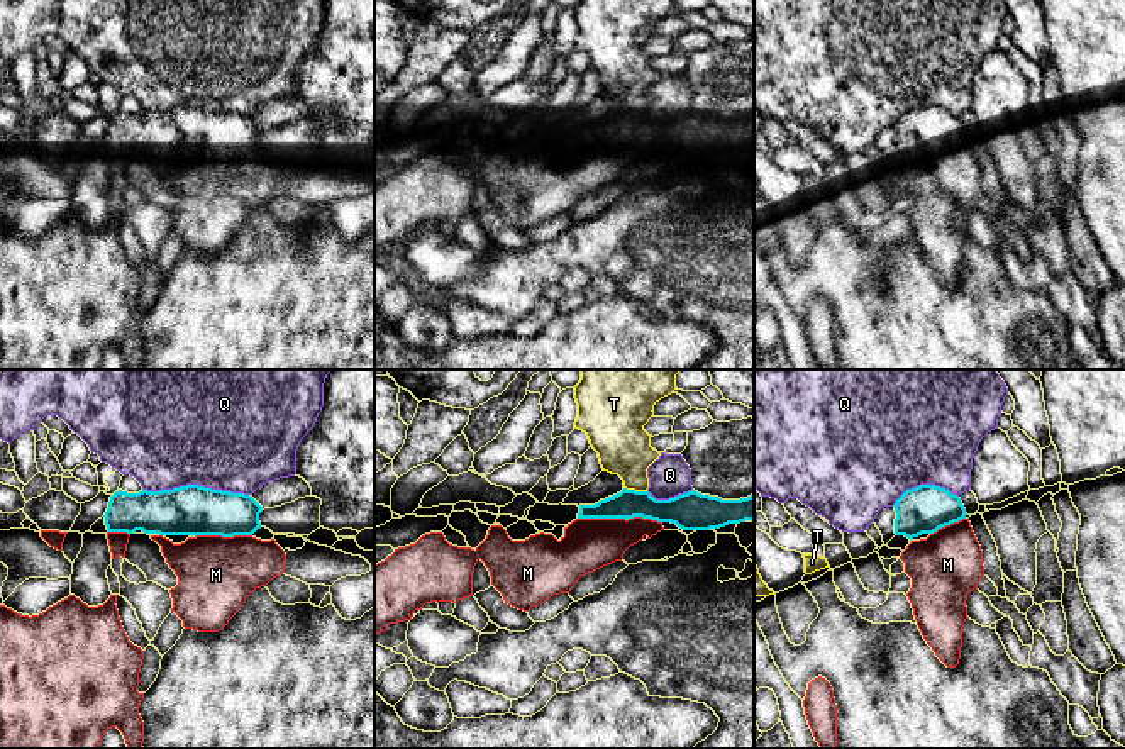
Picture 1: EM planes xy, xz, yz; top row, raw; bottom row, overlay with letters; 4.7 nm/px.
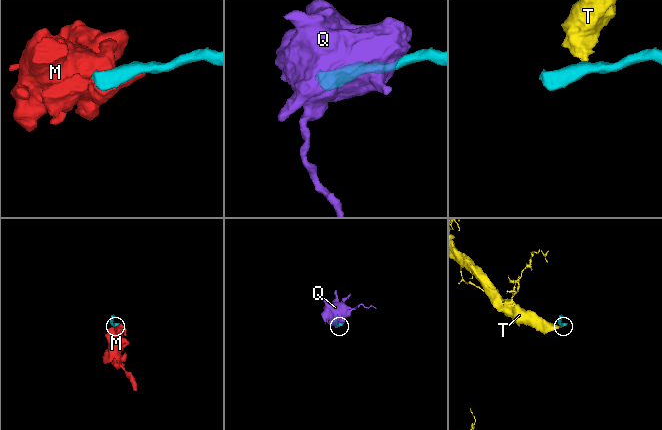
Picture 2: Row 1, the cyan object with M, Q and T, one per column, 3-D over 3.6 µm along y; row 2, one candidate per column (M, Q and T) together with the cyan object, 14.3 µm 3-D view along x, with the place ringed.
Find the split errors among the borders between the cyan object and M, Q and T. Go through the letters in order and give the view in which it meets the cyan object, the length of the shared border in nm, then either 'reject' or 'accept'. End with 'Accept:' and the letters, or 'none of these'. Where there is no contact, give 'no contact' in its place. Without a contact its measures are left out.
M: xz | 400 nm | accept
Q: xy | 500 nm | reject
T: xz | 110 nm | reject
Accept: M

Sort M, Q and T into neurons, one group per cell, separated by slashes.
M / Q / T

